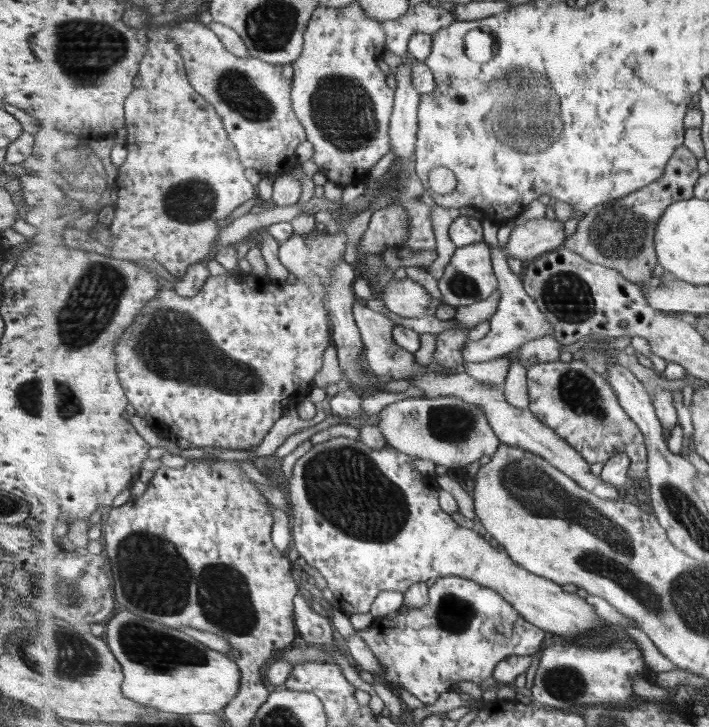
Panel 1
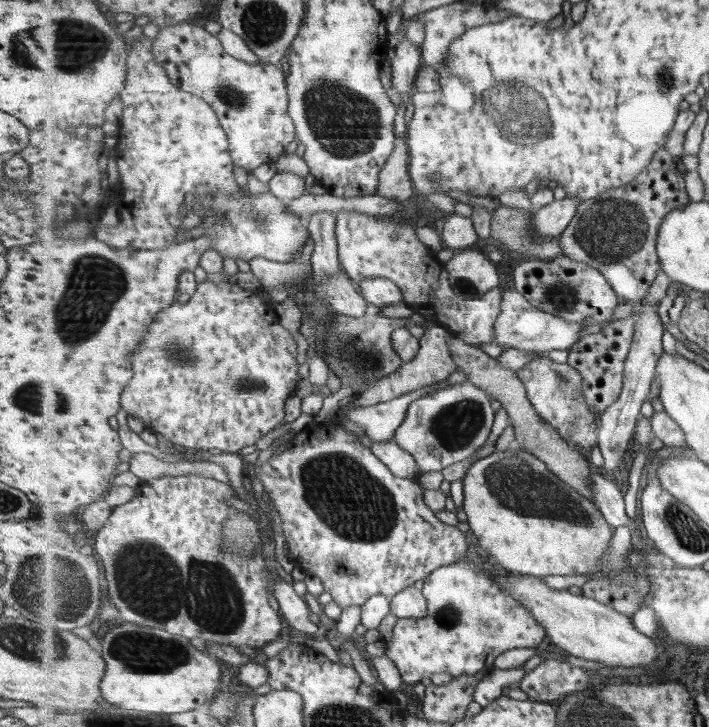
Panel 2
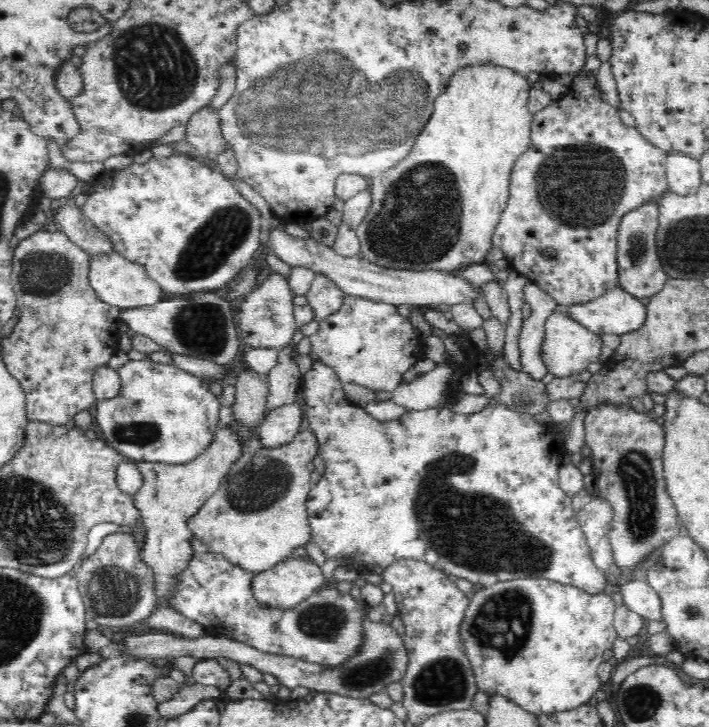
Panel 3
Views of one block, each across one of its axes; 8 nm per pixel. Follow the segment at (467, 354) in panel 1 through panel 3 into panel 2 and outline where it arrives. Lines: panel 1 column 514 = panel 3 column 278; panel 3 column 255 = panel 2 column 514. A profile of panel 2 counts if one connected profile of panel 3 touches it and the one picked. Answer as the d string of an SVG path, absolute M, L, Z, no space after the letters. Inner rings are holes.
M506 284L501 286L503 290L503 302L501 314L496 324L495 342L509 348L515 346L519 350L541 352L545 355L551 350L570 351L579 340L581 332L585 330L584 324L568 322L561 317L549 314L533 306L527 298L514 288L508 288Z

